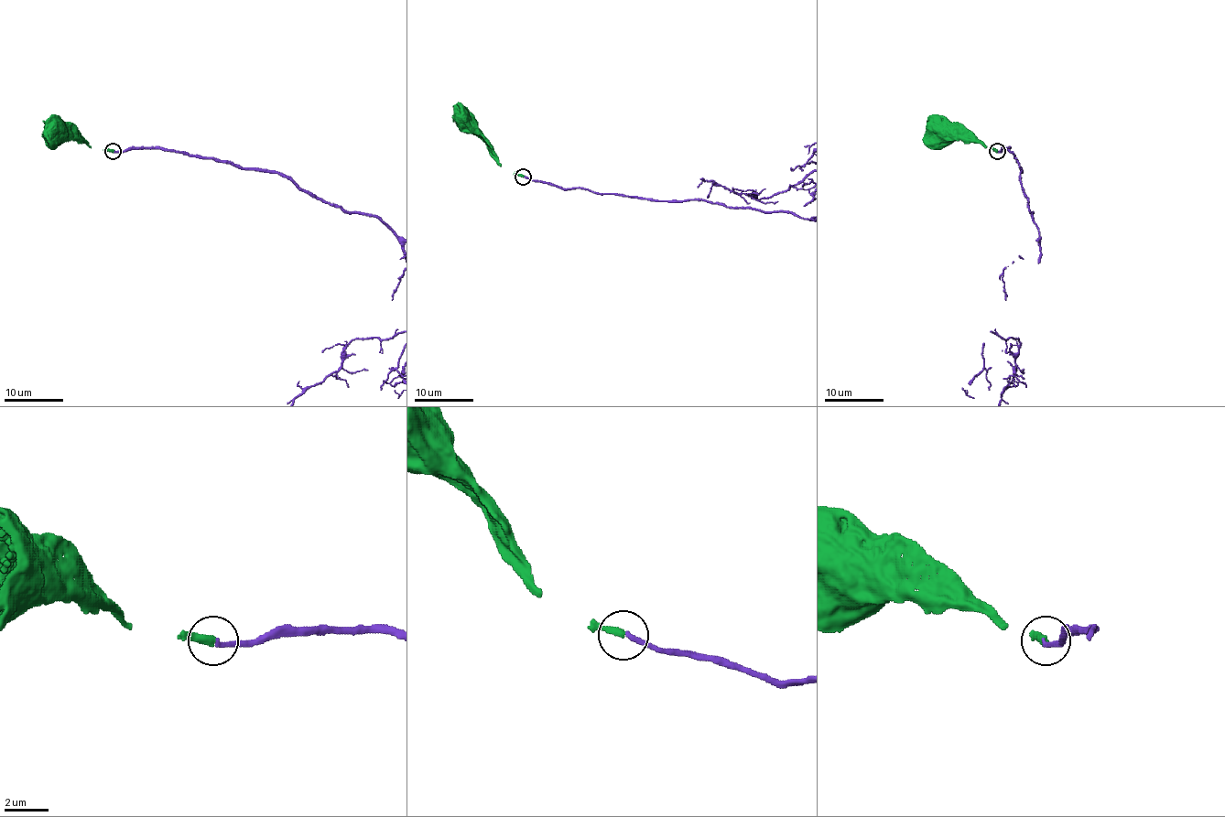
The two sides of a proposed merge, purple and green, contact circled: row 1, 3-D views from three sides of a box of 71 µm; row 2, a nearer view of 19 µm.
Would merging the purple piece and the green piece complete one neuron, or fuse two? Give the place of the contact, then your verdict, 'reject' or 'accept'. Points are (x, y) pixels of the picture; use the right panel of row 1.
place (997, 151); accept

